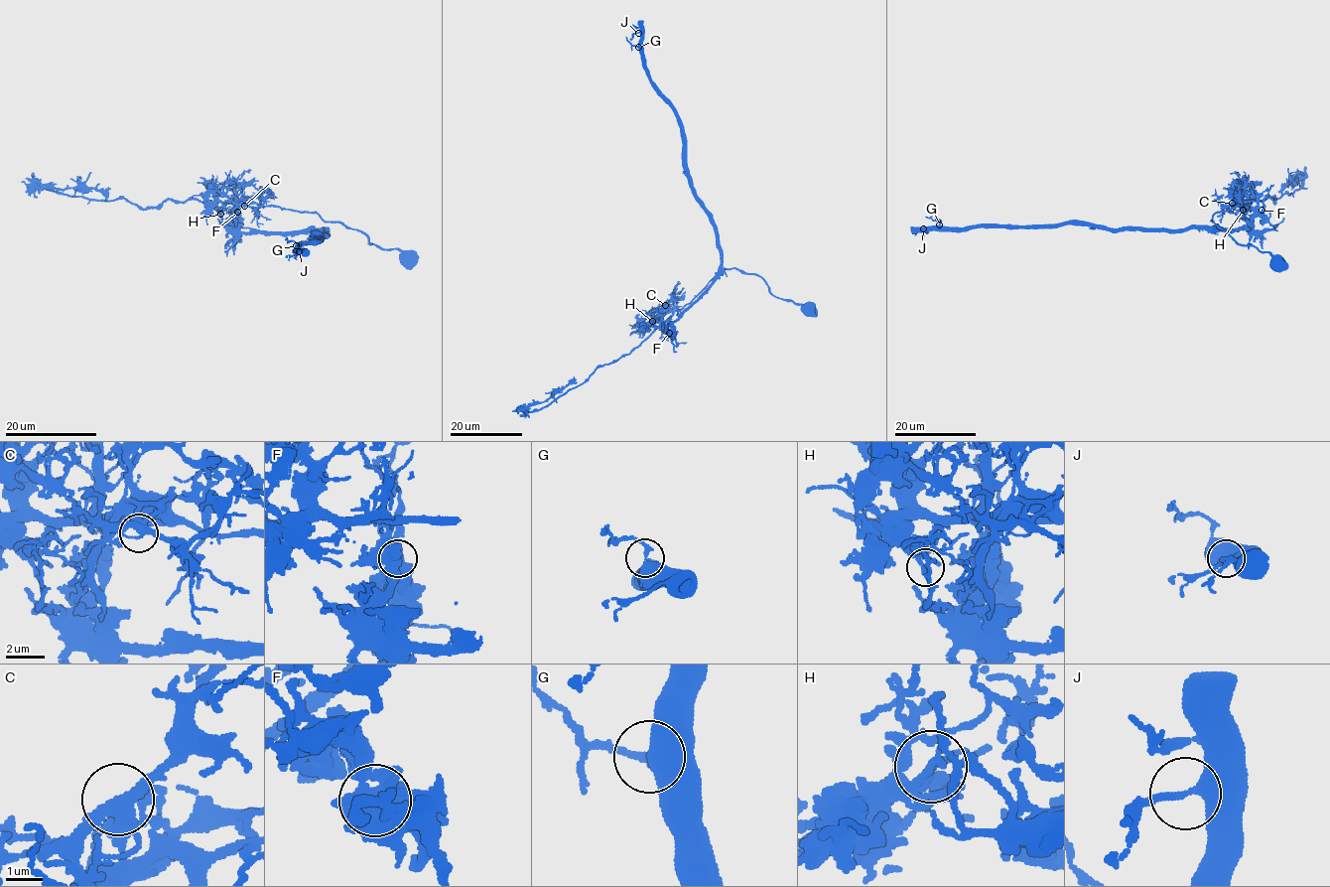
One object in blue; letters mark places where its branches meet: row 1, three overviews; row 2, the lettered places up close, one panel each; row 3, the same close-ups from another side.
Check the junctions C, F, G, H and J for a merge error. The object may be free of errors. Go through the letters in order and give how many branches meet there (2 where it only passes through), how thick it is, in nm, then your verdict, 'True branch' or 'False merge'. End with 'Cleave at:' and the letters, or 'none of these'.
C: Branches: 4. Thickness 340 nm. True branch
F: Branches: 3. Thickness 420 nm. True branch
G: Branches: 2. Thickness 440 nm. True branch
H: Branches: 3. Thickness 180 nm. False merge
J: Branches: 2. Thickness 360 nm. True branch
Cleave at: H

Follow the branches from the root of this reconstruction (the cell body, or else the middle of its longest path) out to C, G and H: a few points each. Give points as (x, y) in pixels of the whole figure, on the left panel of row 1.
C: (408, 258), (408, 251), (370, 244), (364, 234), (339, 222), (326, 221), (317, 214), (248, 201), (244, 206)
G: (408, 258), (317, 214), (243, 202), (231, 215), (240, 231), (330, 234), (296, 245)
H: (408, 258), (408, 251), (370, 244), (364, 234), (339, 222), (326, 221), (317, 214), (238, 202), (220, 214)

